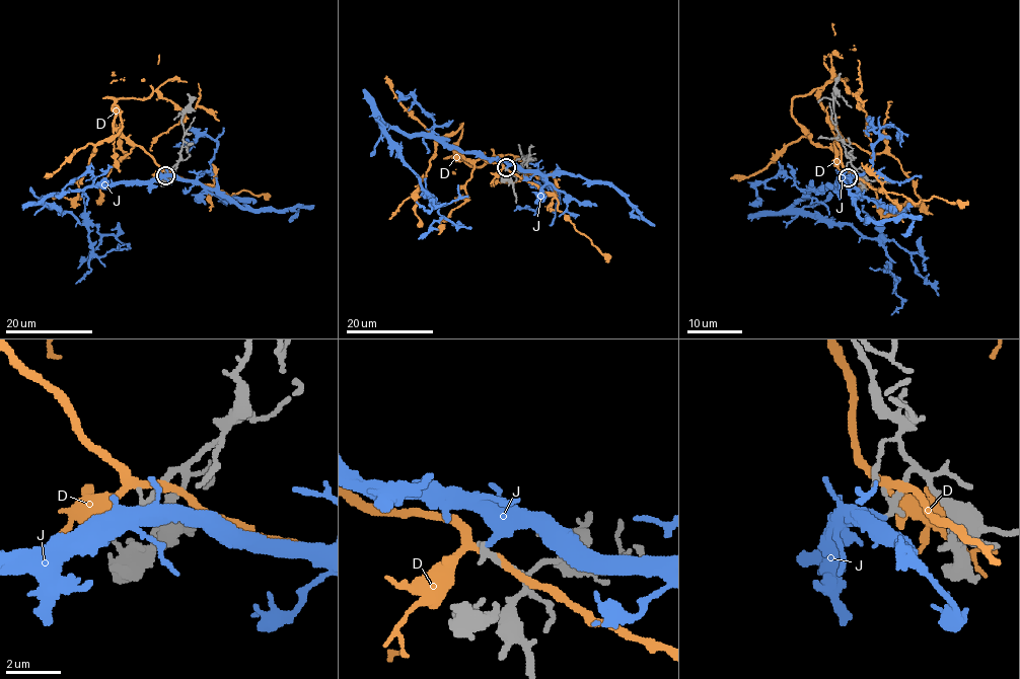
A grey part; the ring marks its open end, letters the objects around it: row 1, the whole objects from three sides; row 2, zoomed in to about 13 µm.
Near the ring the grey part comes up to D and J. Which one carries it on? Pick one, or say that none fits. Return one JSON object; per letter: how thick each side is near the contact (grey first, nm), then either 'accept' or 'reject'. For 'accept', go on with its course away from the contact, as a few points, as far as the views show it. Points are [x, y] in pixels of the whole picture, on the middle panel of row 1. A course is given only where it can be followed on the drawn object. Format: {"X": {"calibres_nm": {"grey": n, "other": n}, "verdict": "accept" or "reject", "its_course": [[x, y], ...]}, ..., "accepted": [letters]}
{"D": {"calibres_nm": {"grey": 200, "other": 260}, "verdict": "reject"}, "J": {"calibres_nm": {"grey": 280, "other": 360}, "verdict": "accept", "its_course": [[506, 167], [504, 162], [385, 124], [386, 138], [438, 208], [440, 218], [418, 239]]}, "accepted": ["J"]}

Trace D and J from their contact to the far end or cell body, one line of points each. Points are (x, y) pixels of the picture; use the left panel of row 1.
D: (163, 170), (115, 128), (119, 108), (122, 129), (95, 147), (77, 182), (75, 203), (78, 199)
J: (165, 176), (62, 192), (45, 200), (59, 211), (68, 211), (80, 223), (97, 228), (99, 243), (77, 269)

